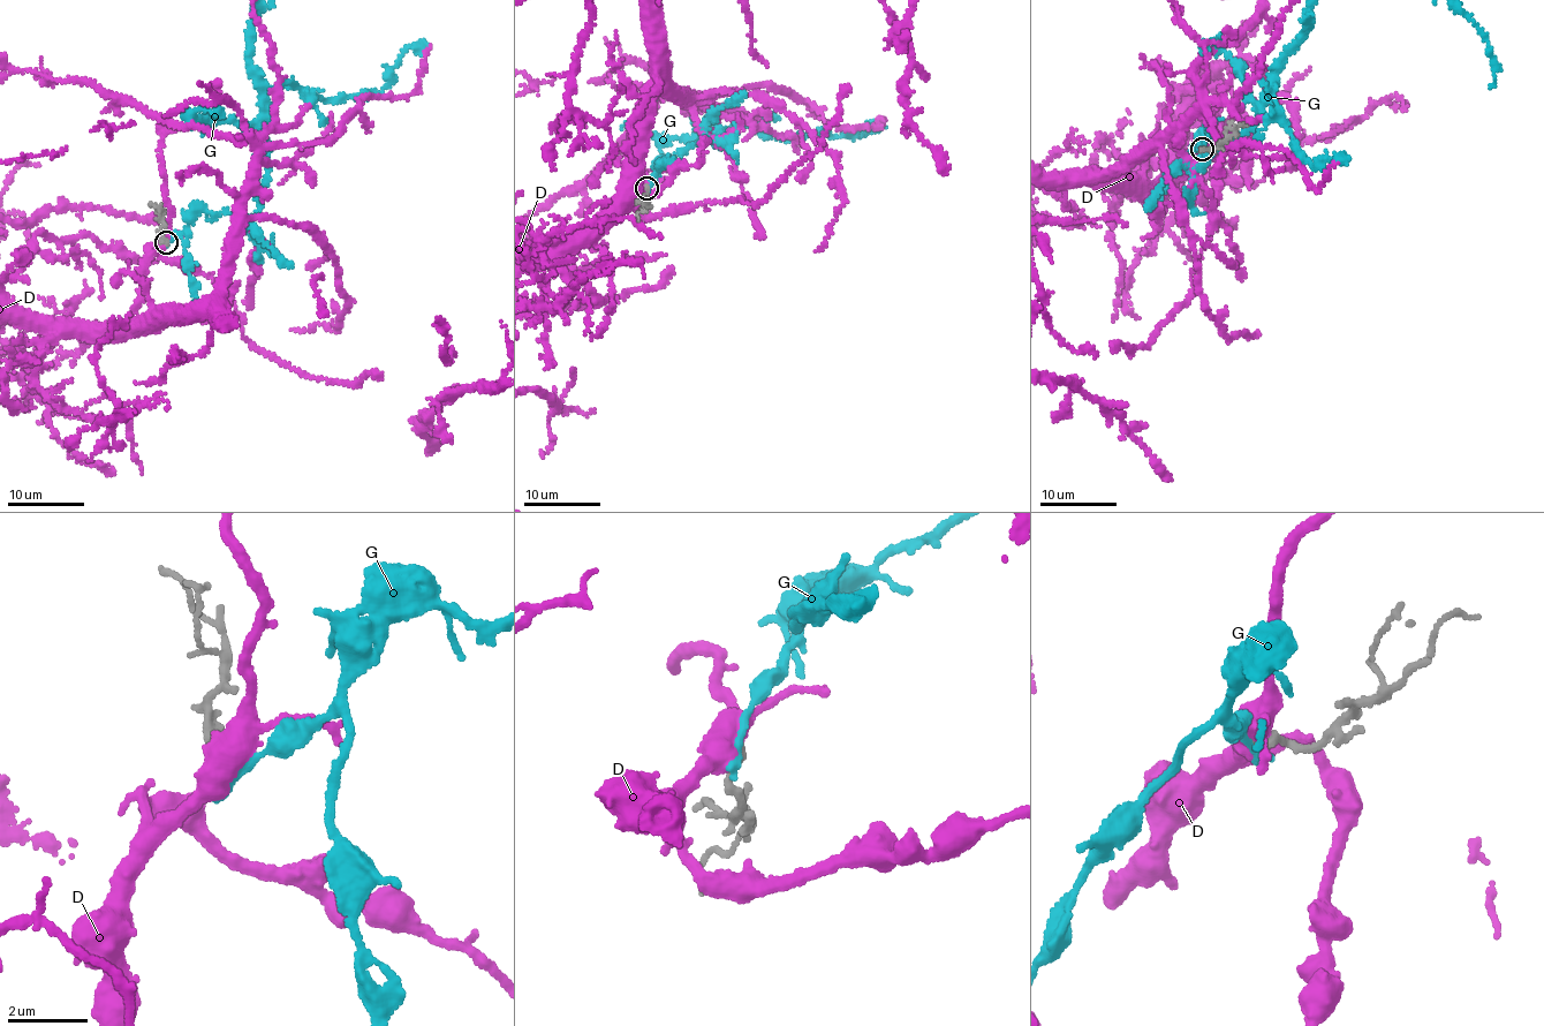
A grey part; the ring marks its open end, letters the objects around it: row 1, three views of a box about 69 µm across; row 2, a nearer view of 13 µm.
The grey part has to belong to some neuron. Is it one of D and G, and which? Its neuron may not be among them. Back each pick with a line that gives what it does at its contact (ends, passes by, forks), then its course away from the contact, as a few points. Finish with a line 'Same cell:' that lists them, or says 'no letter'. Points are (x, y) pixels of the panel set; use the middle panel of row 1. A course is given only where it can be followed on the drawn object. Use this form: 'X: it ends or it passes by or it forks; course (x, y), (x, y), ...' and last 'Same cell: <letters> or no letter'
Same cell: no letter

